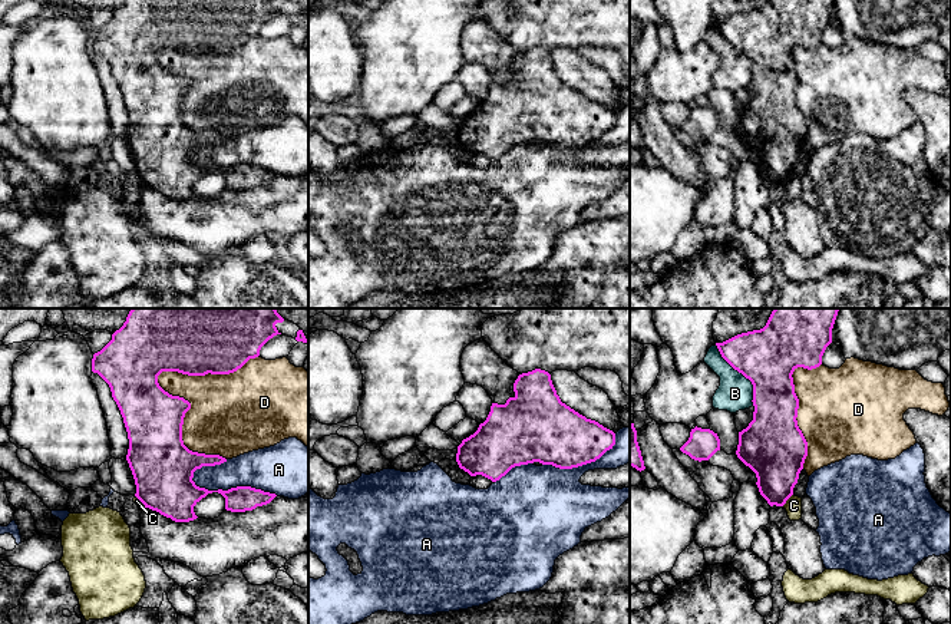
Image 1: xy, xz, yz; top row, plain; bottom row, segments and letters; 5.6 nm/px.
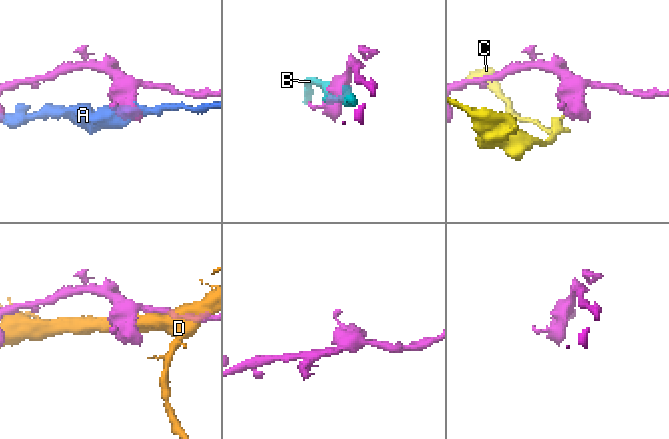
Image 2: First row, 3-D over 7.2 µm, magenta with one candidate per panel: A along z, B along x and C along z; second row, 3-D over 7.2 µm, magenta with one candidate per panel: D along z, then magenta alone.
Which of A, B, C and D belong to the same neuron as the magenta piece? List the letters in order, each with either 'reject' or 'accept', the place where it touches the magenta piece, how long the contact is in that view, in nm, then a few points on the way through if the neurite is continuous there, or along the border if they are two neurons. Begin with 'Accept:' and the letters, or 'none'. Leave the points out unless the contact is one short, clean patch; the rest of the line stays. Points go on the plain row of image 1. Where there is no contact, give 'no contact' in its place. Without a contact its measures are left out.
Accept: none
A: reject | xy (234, 167) | 500 nm
B: reject | yz (742, 52) | 400 nm
C: reject | yz (788, 177) | 90 nm | along yz (792, 172), (782, 184)
D: reject | xy (165, 49) | 650 nm

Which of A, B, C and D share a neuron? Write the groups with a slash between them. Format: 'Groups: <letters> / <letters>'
Groups: A / B / C / D

